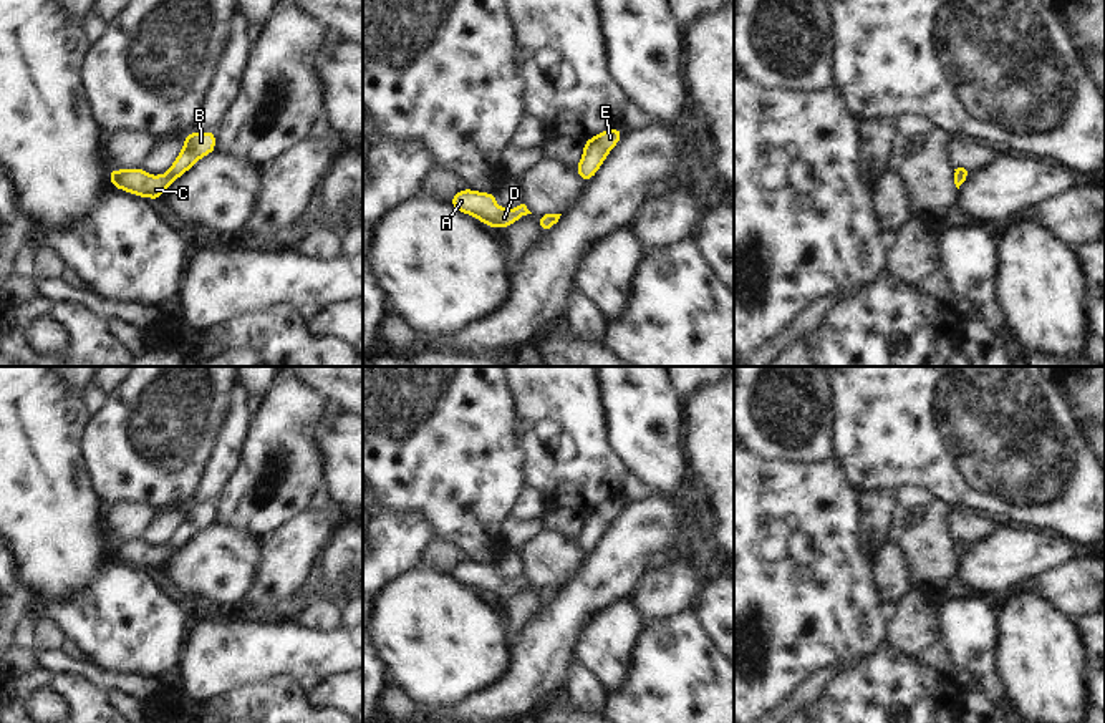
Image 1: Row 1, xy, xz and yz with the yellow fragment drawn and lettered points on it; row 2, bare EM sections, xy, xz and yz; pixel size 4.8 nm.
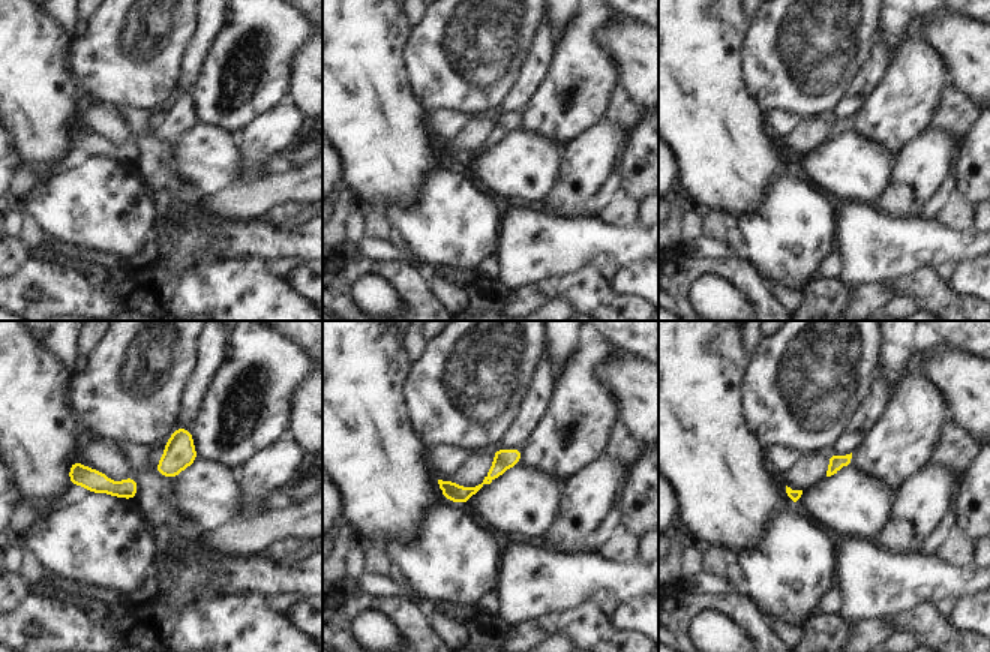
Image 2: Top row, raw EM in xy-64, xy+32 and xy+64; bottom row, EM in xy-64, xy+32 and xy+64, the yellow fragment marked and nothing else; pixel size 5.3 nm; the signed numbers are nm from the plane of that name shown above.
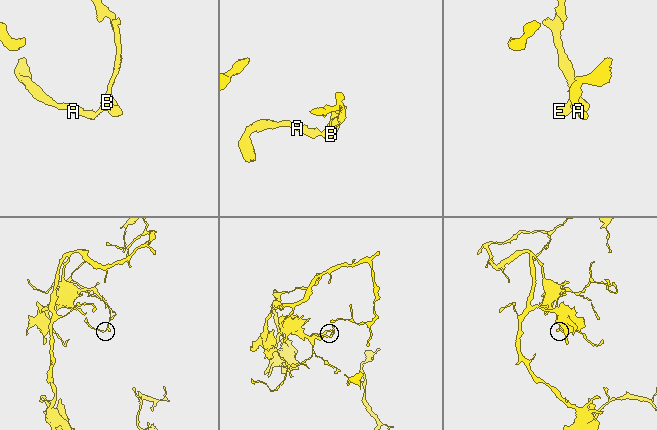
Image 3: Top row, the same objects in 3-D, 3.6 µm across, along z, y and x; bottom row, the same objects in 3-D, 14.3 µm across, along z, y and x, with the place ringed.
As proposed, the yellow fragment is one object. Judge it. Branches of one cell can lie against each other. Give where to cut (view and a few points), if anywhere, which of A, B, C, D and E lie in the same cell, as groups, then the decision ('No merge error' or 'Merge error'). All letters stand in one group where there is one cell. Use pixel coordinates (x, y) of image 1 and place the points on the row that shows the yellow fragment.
No split. Groups: A B C D E. No merge error

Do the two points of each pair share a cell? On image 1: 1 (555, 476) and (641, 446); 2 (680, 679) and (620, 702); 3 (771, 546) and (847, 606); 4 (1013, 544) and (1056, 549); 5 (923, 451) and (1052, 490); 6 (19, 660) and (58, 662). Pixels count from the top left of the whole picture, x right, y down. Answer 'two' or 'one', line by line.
1: two
2: one
3: one
4: one
5: one
6: two

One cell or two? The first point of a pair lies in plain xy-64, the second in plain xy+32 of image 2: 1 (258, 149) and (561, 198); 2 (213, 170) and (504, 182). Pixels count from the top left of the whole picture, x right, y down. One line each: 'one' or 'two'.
1: one
2: one

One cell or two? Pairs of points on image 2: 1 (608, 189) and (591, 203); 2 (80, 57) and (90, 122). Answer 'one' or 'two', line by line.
1: one
2: two

